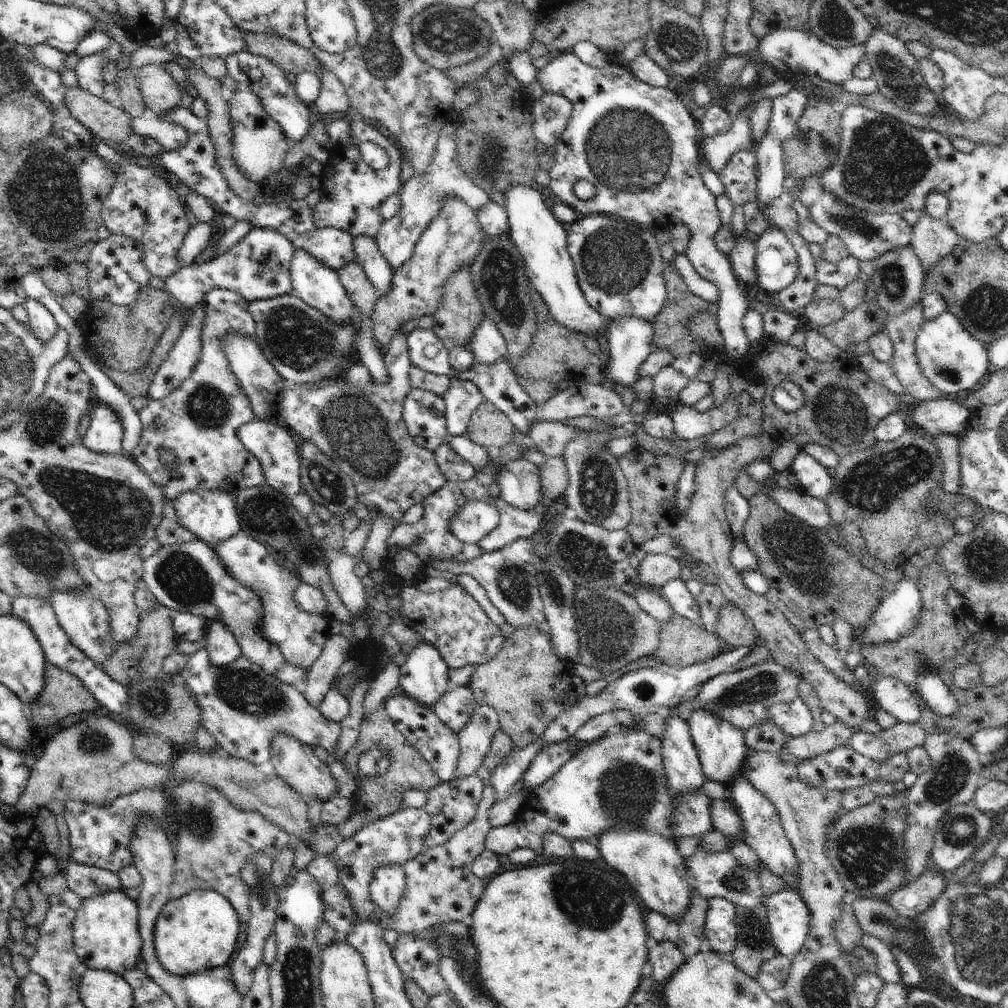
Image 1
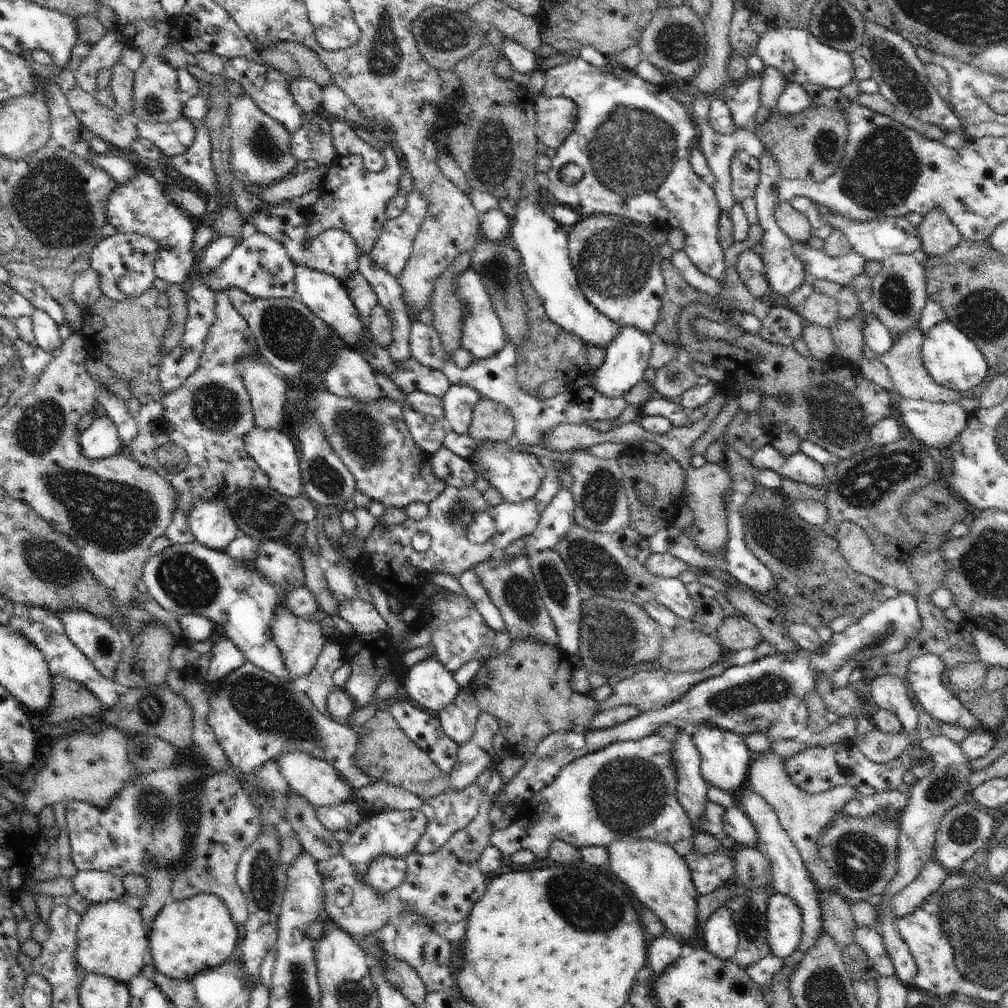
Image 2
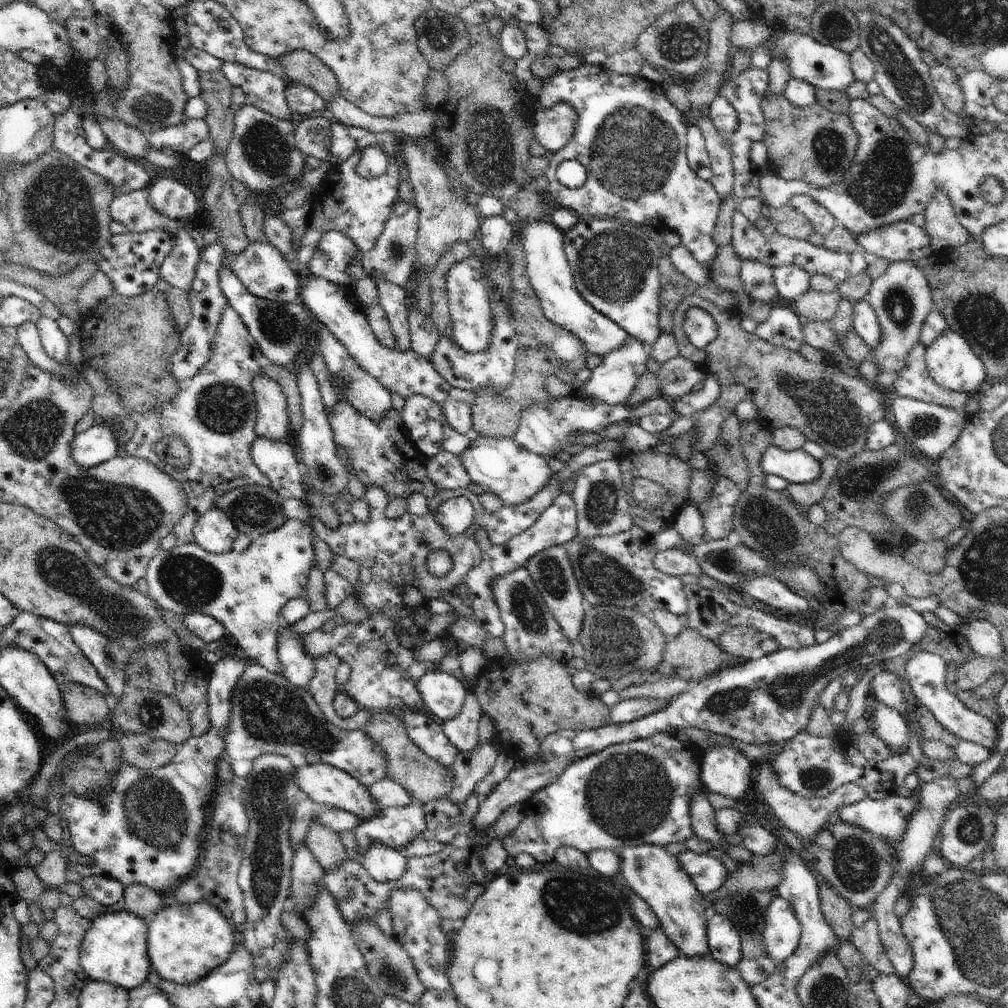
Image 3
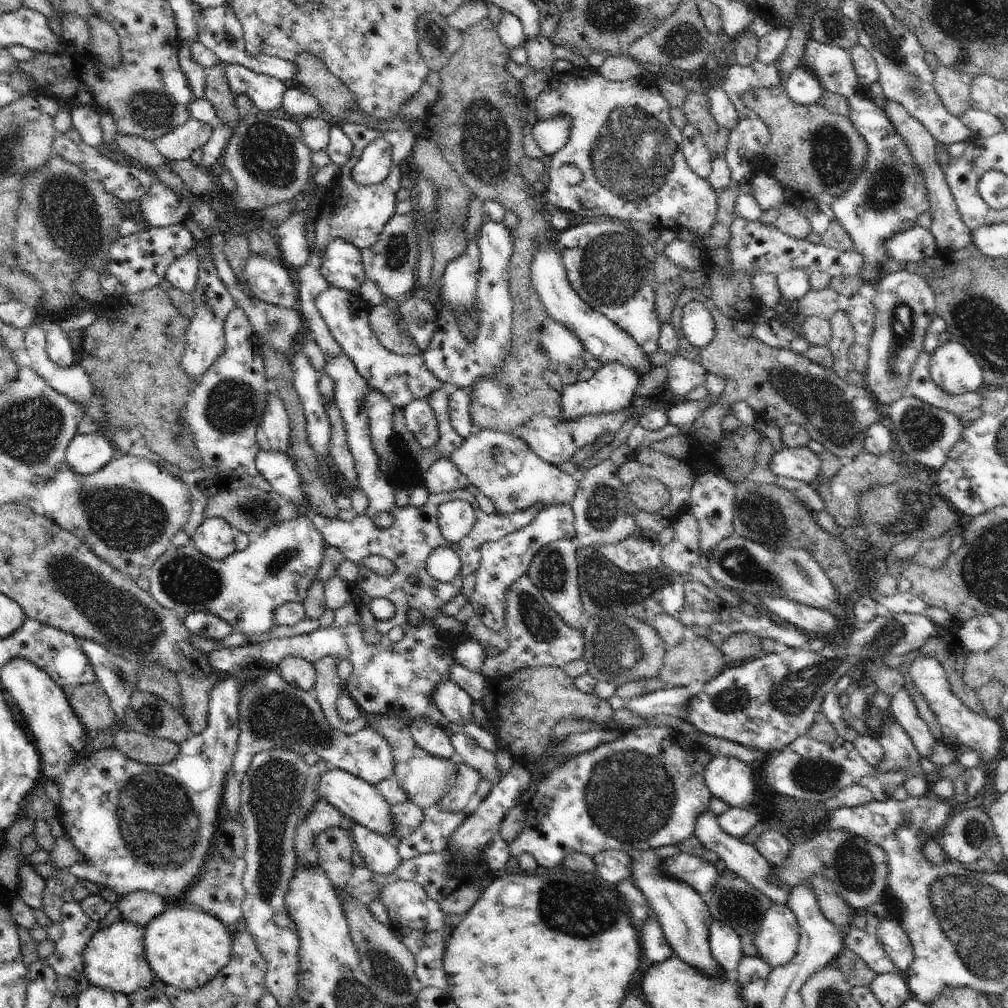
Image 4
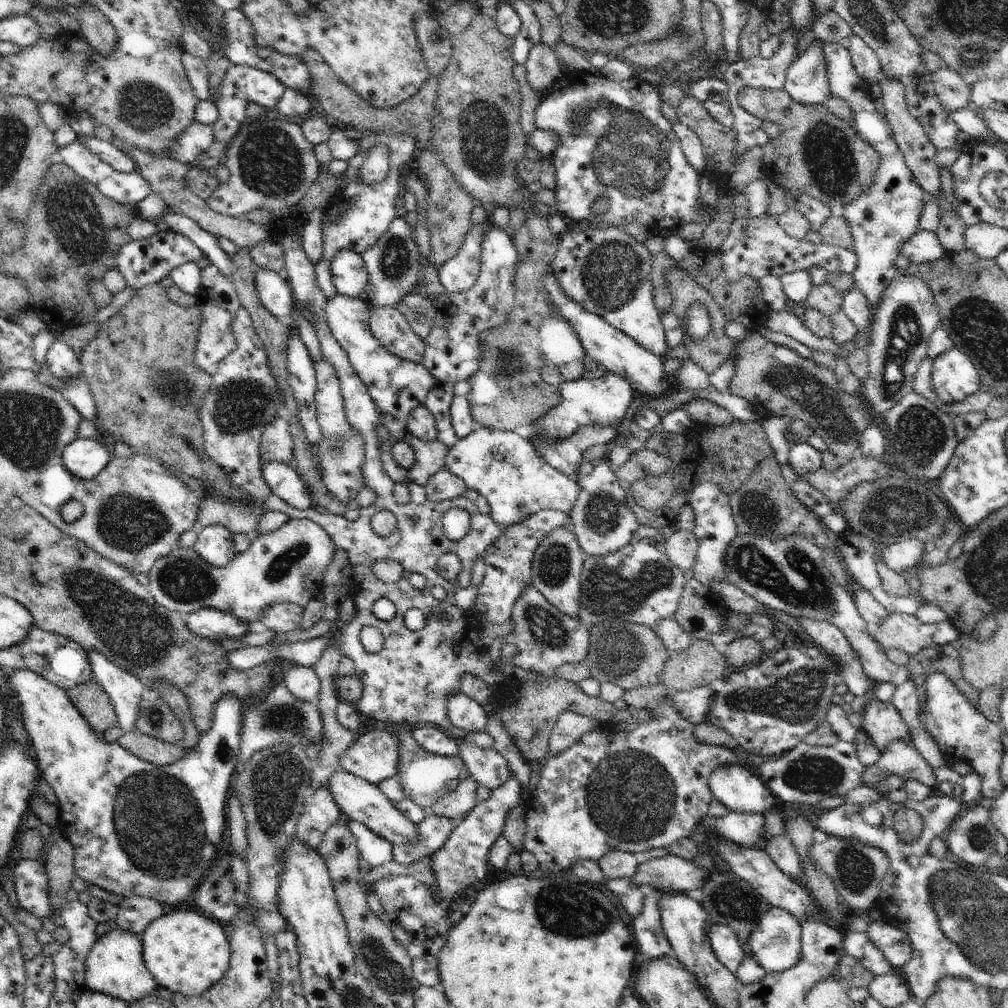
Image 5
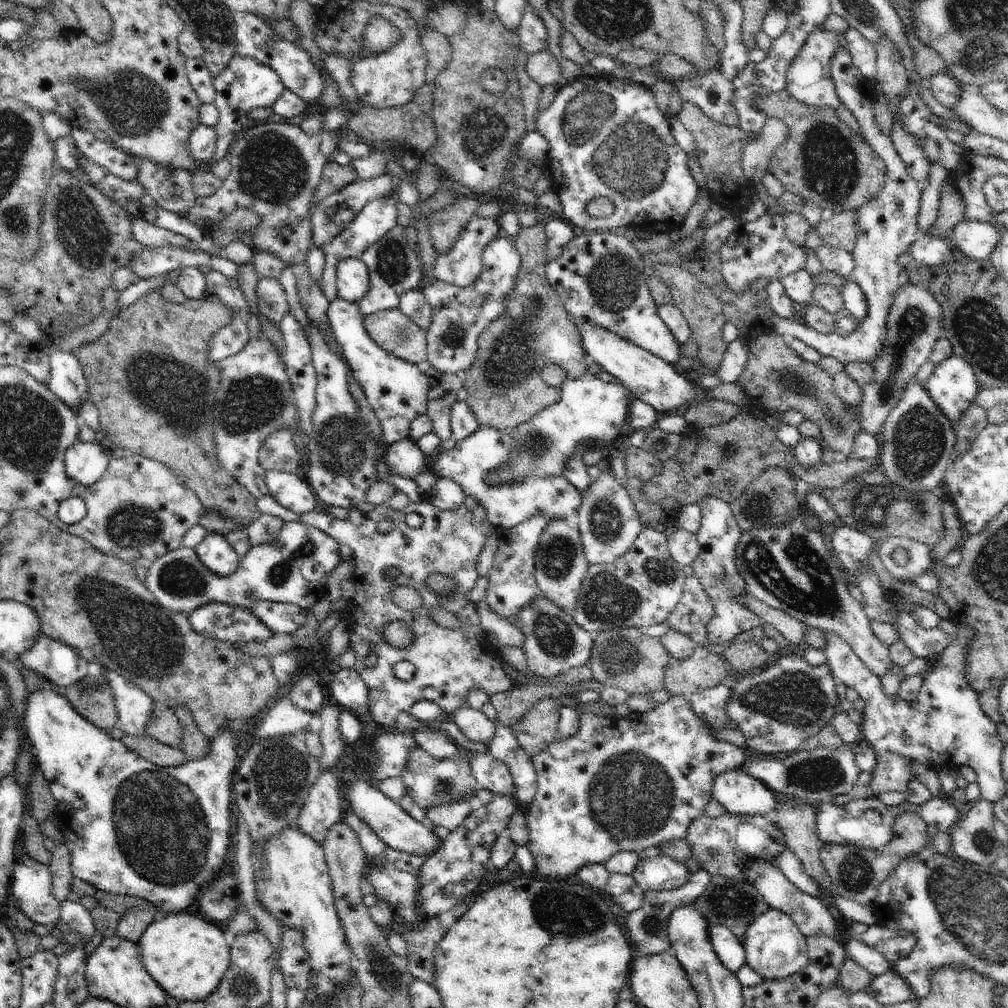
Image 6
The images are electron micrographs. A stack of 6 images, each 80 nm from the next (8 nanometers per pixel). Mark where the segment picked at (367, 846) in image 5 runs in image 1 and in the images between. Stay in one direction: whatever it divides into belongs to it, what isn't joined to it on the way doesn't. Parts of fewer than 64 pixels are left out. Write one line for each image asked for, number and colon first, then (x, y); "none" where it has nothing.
1: (388, 884)
2: (385, 873)
3: (383, 863)
4: (380, 855)

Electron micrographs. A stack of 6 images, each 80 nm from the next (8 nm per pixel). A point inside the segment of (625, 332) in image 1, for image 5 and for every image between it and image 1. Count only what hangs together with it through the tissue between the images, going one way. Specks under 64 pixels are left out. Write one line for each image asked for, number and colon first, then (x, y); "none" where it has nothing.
2: (627, 357)
3: (611, 382)
4: (612, 387)
5: (603, 402)

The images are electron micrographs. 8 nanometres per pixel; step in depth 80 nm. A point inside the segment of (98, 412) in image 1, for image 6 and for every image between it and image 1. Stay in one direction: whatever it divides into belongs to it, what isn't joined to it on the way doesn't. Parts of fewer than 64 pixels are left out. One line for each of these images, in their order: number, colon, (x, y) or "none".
2: (100, 440)
3: (98, 444)
4: (86, 454)
5: (85, 458)
6: (86, 463)

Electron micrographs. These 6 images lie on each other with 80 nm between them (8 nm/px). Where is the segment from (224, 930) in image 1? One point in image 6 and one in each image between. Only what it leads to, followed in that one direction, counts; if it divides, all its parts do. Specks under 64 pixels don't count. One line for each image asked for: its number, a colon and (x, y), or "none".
2: (187, 937)
3: (185, 942)
4: (186, 947)
5: (187, 952)
6: (187, 956)

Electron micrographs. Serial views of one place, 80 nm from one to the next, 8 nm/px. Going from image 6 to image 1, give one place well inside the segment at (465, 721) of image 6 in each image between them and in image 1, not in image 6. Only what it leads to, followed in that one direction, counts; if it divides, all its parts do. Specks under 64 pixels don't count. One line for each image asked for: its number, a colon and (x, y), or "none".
1: (424, 677)
2: (431, 686)
3: (444, 695)
4: (453, 702)
5: (462, 712)

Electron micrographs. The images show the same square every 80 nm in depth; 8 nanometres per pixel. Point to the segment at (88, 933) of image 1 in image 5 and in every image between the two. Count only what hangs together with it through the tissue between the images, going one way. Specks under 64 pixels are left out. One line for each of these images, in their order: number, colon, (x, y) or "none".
2: (112, 940)
3: (114, 950)
4: (114, 958)
5: (115, 966)

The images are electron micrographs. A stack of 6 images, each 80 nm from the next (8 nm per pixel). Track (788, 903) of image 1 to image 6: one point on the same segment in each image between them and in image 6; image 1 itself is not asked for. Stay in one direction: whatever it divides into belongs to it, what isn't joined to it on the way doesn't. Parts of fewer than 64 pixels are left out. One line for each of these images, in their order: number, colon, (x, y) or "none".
2: (784, 919)
3: (782, 930)
4: (776, 942)
5: (775, 942)
6: (774, 946)

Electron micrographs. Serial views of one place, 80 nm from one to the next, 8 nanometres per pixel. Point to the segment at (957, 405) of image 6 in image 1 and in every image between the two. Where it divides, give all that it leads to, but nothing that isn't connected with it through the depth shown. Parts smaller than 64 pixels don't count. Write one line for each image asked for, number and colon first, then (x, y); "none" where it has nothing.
1: (951, 359)
2: (952, 359)
3: (951, 363)
4: (954, 370)
5: (953, 377)

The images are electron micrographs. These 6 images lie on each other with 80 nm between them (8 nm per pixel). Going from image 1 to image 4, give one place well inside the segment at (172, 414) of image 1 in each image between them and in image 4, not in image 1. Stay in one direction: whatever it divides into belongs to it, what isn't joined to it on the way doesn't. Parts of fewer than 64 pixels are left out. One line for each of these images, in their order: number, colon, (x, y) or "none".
2: (209, 415)
3: (215, 412)
4: (225, 408)

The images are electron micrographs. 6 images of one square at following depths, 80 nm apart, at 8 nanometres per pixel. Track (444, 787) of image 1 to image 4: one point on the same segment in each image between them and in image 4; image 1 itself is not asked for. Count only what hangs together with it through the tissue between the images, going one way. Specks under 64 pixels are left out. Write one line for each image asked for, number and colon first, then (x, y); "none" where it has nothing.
2: (449, 812)
3: (444, 819)
4: (433, 835)

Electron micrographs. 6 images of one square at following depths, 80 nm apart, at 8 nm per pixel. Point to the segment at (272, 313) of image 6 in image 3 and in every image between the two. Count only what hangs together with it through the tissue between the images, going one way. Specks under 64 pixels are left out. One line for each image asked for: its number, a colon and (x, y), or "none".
3: (262, 268)
4: (272, 283)
5: (273, 289)

